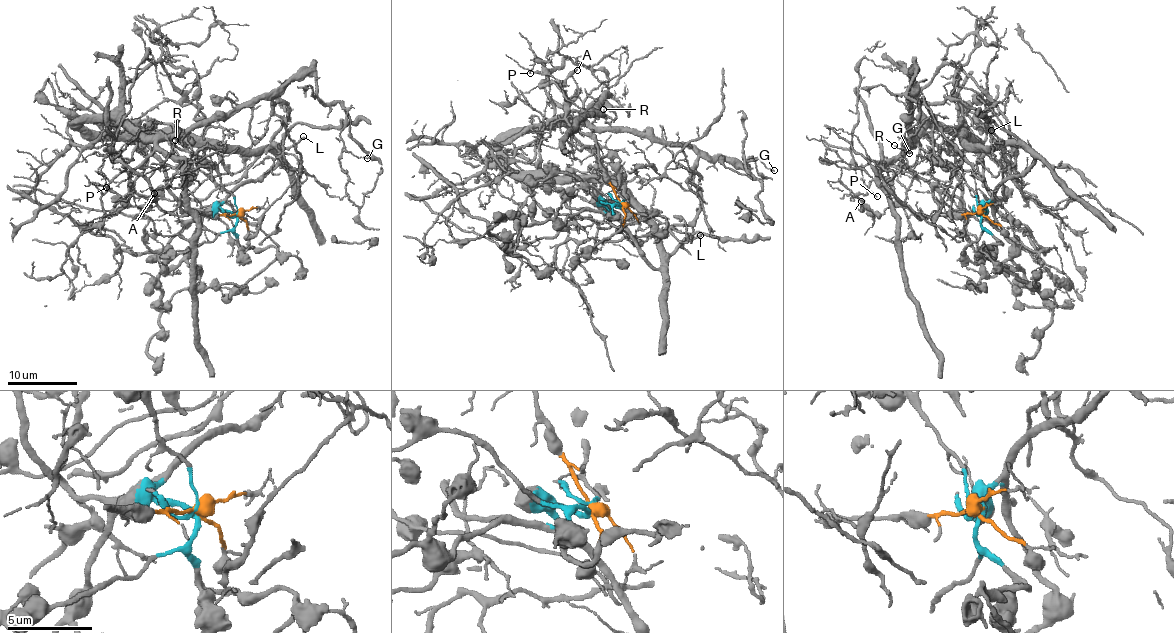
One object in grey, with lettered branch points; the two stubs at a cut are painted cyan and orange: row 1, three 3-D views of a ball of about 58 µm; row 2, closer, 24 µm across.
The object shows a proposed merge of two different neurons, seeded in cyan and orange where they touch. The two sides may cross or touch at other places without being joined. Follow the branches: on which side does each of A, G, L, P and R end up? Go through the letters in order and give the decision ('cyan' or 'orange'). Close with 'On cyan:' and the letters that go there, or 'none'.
A: orange
G: cyan
L: cyan
P: orange
R: cyan
On cyan: G, L, R

